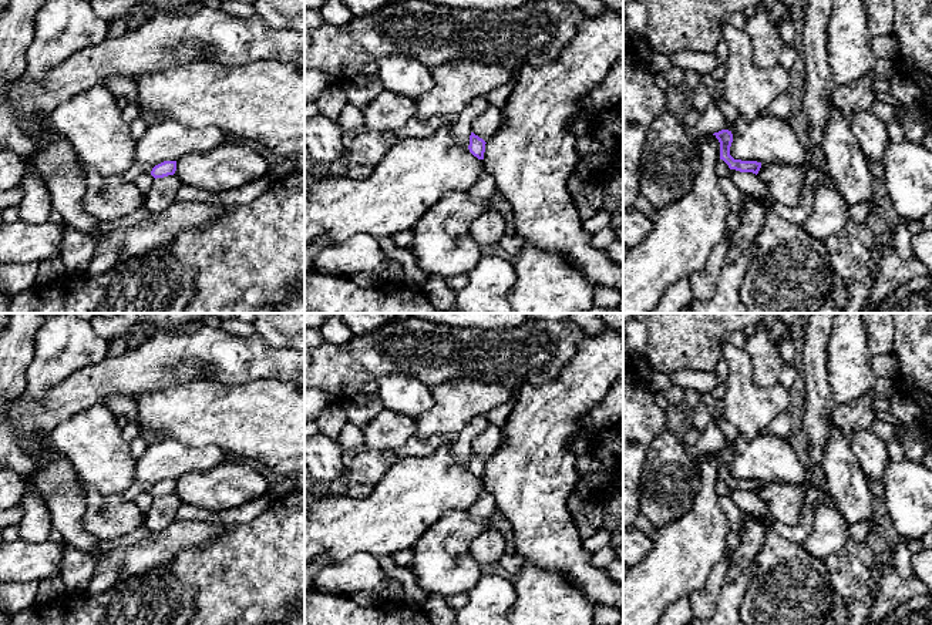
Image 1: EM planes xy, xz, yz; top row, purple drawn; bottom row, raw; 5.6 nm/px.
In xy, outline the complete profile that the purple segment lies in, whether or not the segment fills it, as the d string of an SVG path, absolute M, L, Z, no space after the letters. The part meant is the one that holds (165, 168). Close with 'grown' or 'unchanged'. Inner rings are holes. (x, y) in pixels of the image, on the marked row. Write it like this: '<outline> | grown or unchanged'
M231 141L208 152L164 161L151 175L157 179L175 174L184 185L219 194L239 189L269 172L270 164L263 154Z | grown

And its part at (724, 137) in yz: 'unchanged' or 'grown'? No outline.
unchanged

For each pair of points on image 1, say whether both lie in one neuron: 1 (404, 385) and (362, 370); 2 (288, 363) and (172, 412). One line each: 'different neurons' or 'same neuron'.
1: different neurons
2: different neurons

